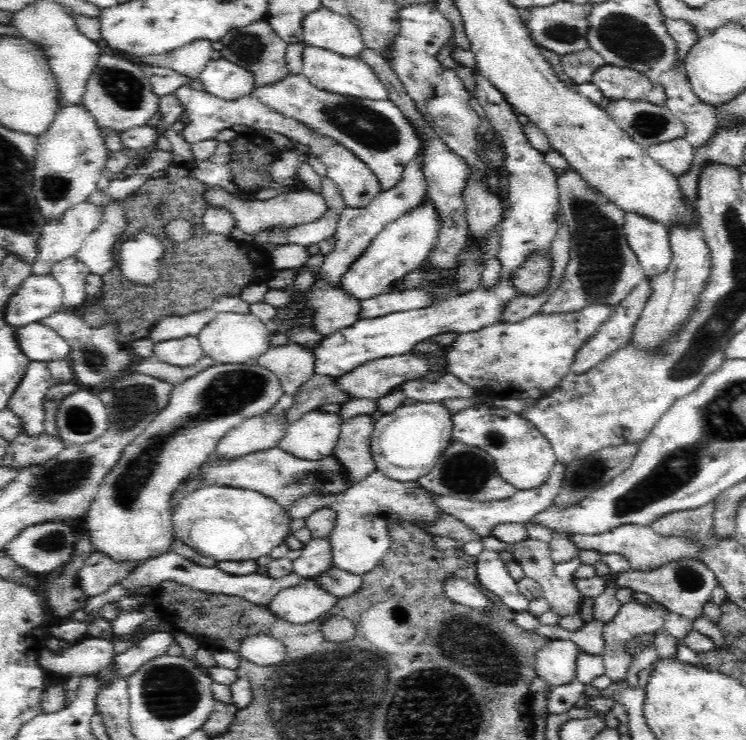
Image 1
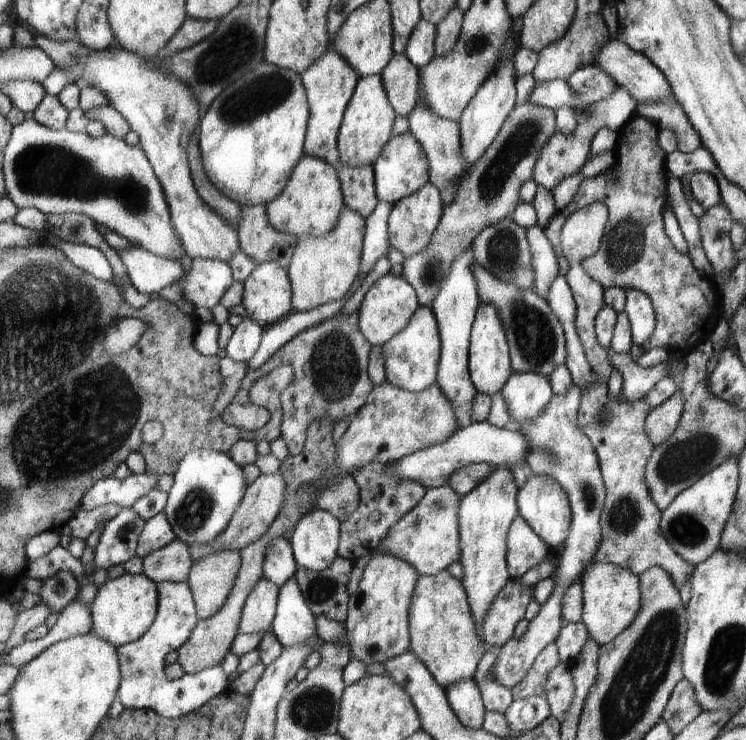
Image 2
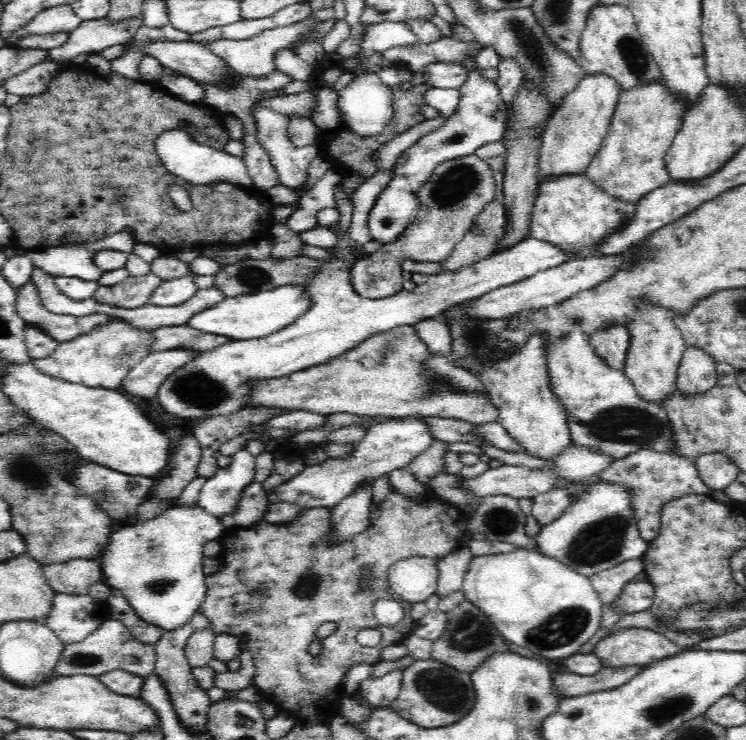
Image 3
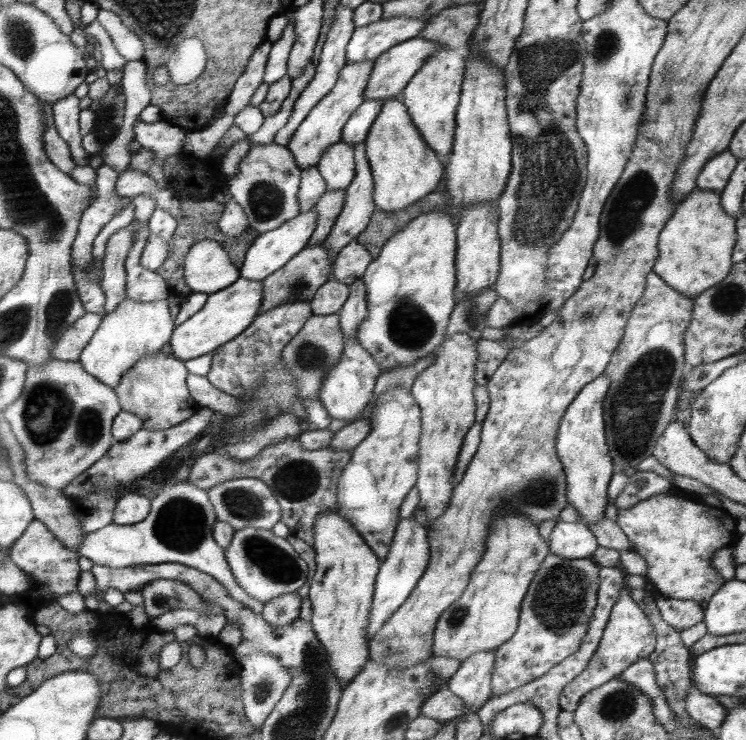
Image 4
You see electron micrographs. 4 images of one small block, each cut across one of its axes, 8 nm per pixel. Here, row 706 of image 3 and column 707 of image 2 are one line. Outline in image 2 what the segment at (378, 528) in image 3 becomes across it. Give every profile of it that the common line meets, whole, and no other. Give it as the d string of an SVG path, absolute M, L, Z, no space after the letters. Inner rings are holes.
M635 113L627 119L625 126L617 133L615 164L606 171L597 174L593 178L582 180L577 187L571 202L558 210L553 215L553 222L547 226L545 232L547 238L553 243L553 252L558 264L558 274L564 276L567 272L567 264L560 249L559 234L564 220L573 211L585 208L593 203L605 206L607 220L600 240L599 248L593 256L584 258L580 267L589 275L590 279L597 280L602 287L619 287L620 289L633 289L647 295L654 312L654 327L651 334L640 344L641 352L647 352L652 348L667 347L669 350L688 352L710 336L713 328L720 319L720 293L711 280L702 277L692 265L688 255L676 251L666 237L662 225L662 211L666 208L666 180L665 155L657 143L657 126L648 118Z

